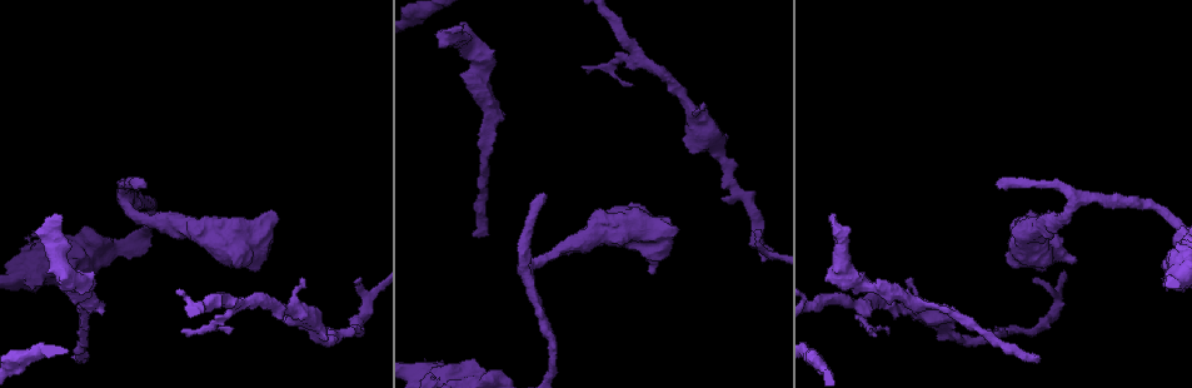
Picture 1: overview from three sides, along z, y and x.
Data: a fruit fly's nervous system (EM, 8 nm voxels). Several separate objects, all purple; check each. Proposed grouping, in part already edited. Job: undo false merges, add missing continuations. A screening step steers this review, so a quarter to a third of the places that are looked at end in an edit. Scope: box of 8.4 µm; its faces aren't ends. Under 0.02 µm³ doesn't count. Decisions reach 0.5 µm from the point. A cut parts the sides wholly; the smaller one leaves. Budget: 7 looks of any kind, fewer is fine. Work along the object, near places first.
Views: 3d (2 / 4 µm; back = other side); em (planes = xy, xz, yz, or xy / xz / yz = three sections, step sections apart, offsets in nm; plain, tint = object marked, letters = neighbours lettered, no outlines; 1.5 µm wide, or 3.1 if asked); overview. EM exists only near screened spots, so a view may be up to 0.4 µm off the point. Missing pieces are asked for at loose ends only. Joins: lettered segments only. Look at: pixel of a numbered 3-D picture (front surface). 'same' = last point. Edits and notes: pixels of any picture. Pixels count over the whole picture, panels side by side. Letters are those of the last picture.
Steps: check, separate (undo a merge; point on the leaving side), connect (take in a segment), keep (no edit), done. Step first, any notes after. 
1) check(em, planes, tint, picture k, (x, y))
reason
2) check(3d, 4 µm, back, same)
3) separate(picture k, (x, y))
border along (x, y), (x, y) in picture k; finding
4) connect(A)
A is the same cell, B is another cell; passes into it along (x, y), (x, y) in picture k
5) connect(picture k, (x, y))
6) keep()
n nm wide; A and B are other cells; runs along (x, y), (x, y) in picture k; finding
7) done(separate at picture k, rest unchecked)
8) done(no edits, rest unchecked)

check(3d, 4 µm, picture 1, (62, 216))
free end

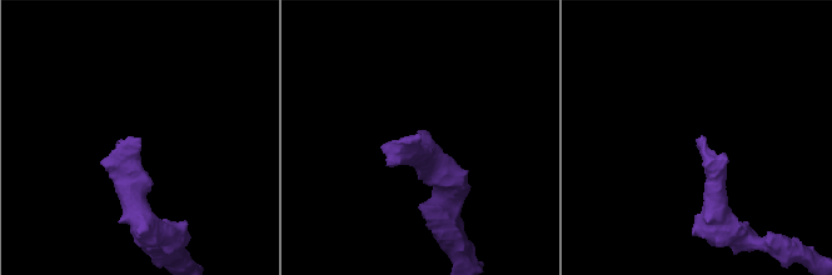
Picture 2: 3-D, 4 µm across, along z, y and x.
check(em, xy, step 8, letters, picture 2, (699, 137))

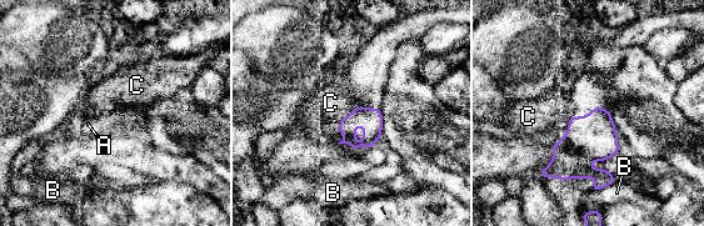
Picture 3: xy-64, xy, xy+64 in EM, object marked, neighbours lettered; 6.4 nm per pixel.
check(em, planes, letters, same)
cut it another way

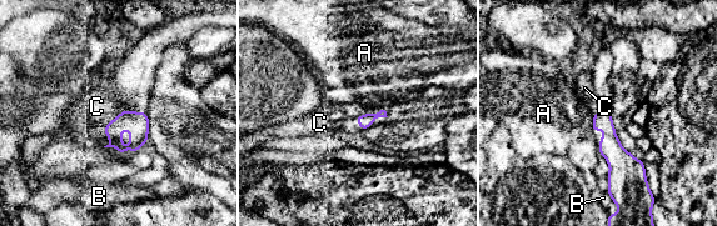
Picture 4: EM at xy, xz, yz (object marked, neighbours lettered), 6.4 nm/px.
keep()
A, B and C are other cells; border along (386, 110), (361, 114), (354, 117) in picture 4; no lettered segment goes on from it

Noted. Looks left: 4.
check(em, planes, letters, picture 1, (362, 280))
free end

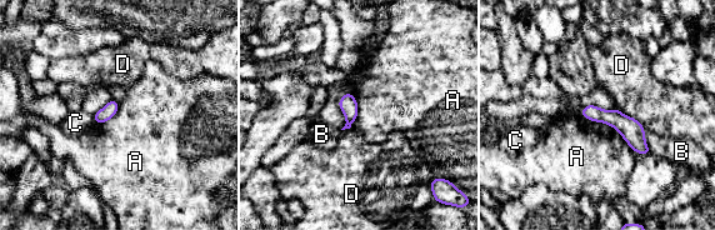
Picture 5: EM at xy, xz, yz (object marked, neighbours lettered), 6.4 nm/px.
keep()
A, B, C and D are other cells; no lettered segment goes on from it

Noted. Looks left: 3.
check(em, planes, letters, picture 1, (1048, 225))
thick turns thin

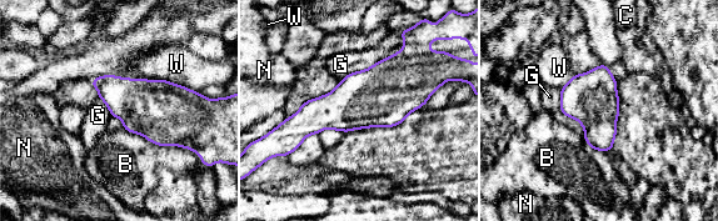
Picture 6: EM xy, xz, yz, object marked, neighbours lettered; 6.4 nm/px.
keep()
B, C, G, N and W are other cells; border along (390, 54), (339, 81) in picture 6; continuous, no second neuron

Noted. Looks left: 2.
done(no edits, rest unchecked)

